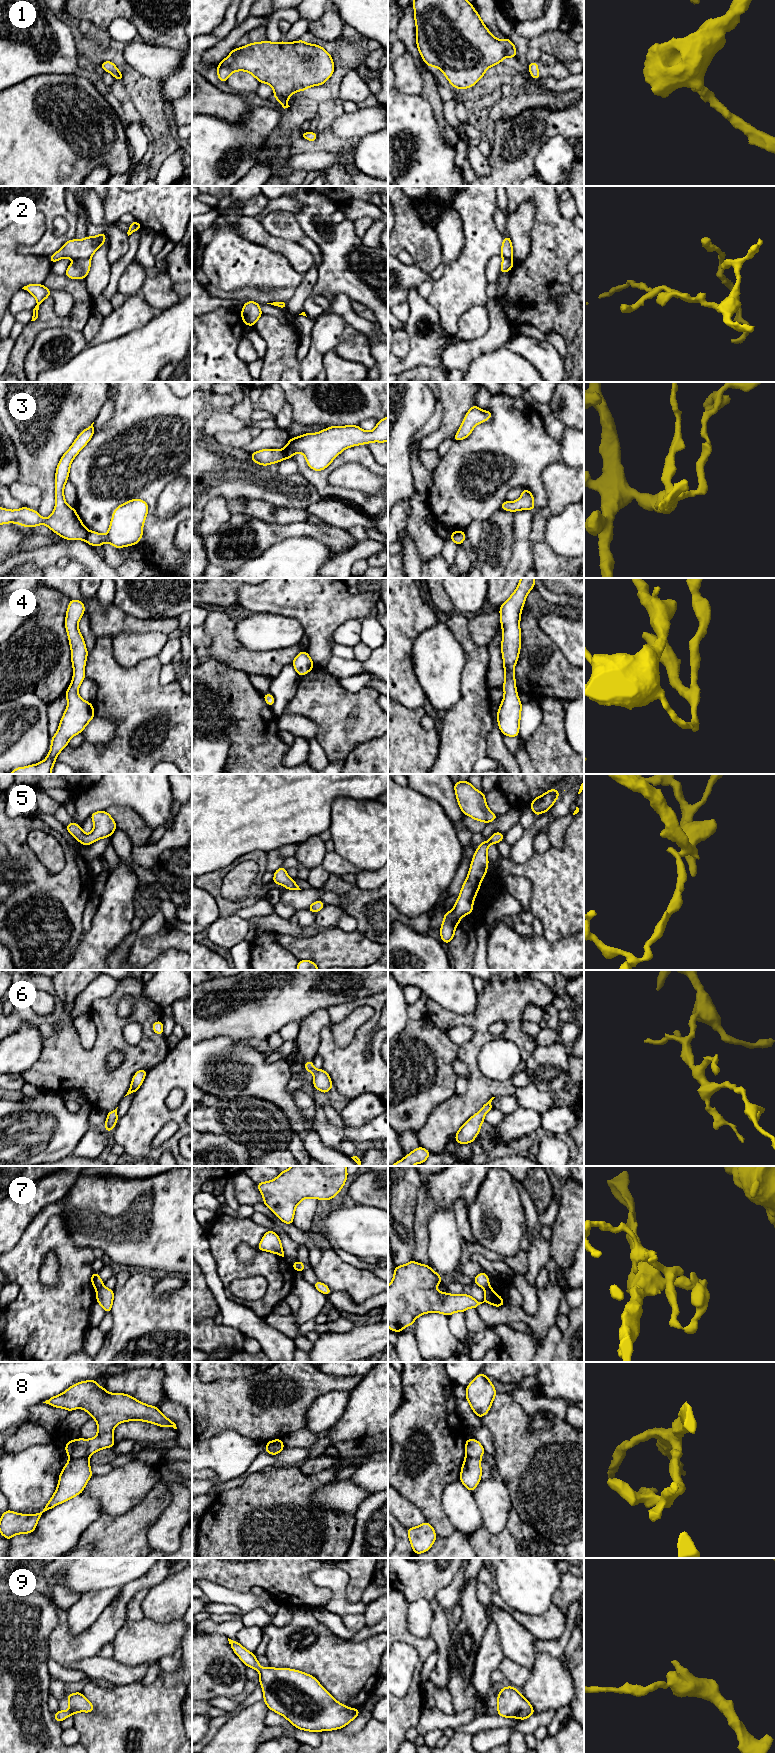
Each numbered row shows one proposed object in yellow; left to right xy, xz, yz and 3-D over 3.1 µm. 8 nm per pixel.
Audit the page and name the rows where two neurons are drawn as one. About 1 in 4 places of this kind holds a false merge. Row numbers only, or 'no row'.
2, 3, 7, 8

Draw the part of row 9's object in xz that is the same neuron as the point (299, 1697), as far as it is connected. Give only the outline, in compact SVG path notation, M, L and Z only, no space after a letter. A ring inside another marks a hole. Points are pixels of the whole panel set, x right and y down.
M228 1638L234 1653L247 1666L257 1670L267 1707L285 1717L297 1729L320 1732L344 1728L360 1713L336 1701L317 1679L289 1668L262 1668L238 1641Z

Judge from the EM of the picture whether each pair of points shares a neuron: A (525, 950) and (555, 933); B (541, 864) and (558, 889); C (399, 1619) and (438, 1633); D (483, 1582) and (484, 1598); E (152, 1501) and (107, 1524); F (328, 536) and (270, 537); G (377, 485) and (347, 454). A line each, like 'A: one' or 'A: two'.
A: two
B: one
C: two
D: one
E: one
F: one
G: two

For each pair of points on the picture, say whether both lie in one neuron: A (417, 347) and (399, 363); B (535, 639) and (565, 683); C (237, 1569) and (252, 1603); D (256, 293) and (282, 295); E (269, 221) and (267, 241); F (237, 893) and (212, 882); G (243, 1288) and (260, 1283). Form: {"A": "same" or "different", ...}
{"A": "same", "B": "same", "C": "different", "D": "same", "E": "different", "F": "different", "G": "same"}

